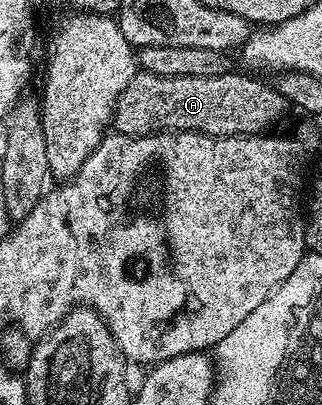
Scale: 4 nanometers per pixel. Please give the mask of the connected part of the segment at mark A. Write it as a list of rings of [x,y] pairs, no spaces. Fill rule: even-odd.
[[[232,71],[227,74],[209,75],[207,78],[197,77],[166,77],[165,75],[155,75],[150,72],[136,72],[134,79],[127,84],[125,91],[121,91],[121,95],[115,104],[115,116],[113,118],[113,129],[116,133],[123,133],[126,137],[144,137],[150,133],[162,133],[164,131],[178,131],[181,133],[204,133],[210,137],[248,137],[254,133],[267,133],[270,125],[275,125],[289,110],[289,102],[282,94],[278,92],[274,84],[266,85],[263,81],[258,81],[258,76],[252,75],[250,72]]]

